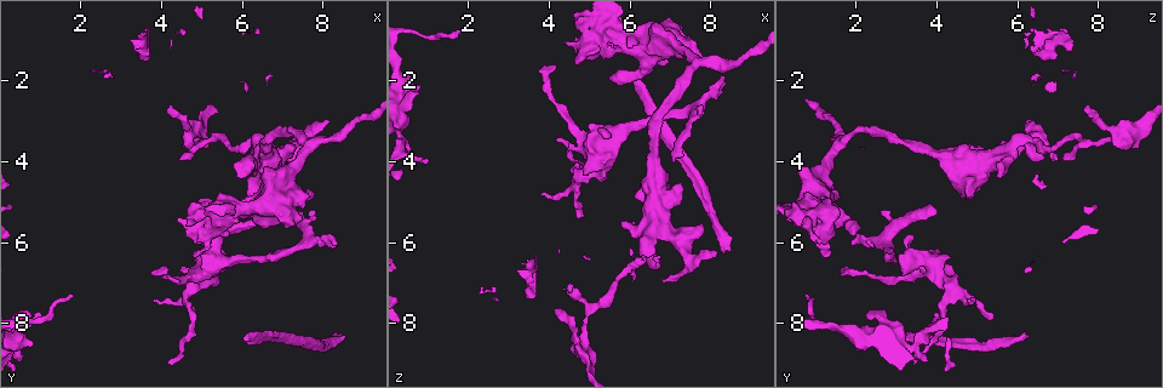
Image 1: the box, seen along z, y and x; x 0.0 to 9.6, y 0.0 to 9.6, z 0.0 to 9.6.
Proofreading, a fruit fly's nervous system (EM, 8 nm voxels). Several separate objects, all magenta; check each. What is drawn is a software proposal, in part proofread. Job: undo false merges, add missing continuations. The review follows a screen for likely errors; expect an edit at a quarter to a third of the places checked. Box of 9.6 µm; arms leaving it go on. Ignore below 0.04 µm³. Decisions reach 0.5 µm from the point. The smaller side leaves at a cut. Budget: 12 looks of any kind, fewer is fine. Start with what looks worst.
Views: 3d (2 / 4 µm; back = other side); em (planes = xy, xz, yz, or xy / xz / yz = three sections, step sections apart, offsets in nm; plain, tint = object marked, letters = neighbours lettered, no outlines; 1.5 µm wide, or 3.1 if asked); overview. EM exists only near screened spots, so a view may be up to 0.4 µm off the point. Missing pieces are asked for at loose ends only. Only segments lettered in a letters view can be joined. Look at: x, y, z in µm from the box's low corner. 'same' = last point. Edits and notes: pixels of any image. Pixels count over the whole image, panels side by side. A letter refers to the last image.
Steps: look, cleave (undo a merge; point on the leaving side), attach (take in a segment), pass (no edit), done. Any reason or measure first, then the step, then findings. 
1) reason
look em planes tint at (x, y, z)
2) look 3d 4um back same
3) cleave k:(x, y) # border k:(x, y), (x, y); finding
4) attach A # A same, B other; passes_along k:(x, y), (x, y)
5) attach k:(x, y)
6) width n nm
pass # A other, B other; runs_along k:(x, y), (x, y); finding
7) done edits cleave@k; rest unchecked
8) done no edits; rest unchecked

branch stops here
look 3d 4um back at (8.35, 8.35, 6.25)

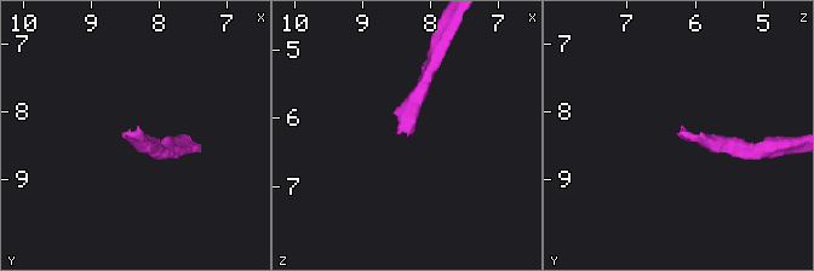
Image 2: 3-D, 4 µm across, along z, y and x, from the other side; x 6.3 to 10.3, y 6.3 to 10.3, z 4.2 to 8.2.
shape alone is not enough
look em xz step 8 letters at (8.35, 8.30, 6.25)

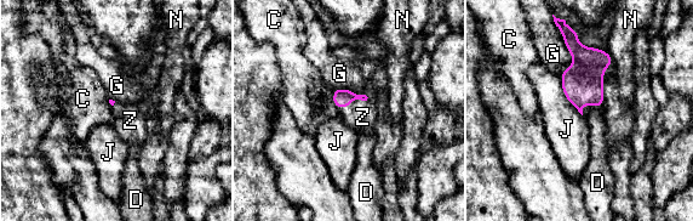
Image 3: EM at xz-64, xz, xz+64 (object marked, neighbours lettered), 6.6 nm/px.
longest_contact G 320 nm
attach Z # C other, D other, G other, J other, N other, Z same; the neuron continues

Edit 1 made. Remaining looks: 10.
free end
look 3d 2um at (0.75, 7.85, 2.25)

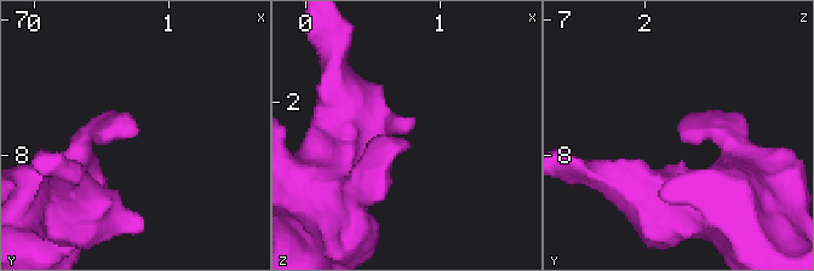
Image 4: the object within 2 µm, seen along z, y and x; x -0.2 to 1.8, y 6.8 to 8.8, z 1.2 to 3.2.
shape alone is not enough
look em planes letters at (0.74, 7.86, 2.26)

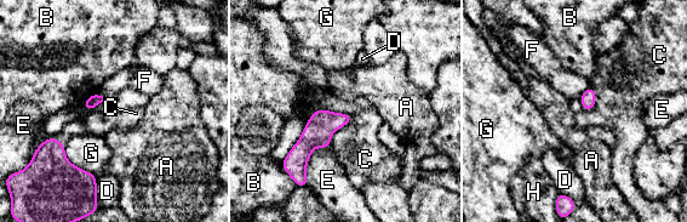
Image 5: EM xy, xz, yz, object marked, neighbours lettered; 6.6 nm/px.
pass # A other, B other, C other, D other, E other, F other, G other, H other; border 5:(353, 120), (333, 132), (330, 147); none of them fits

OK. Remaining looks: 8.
branch stops here
look em planes tint at (7.50, 5.35, 1.00)

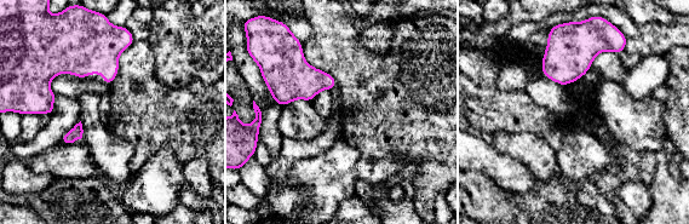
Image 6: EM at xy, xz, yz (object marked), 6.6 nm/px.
look em planes letters same

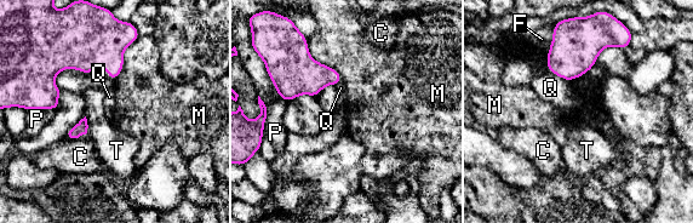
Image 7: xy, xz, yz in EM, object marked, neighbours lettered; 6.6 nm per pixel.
pass # C other, F other, M other, P other, Q other, T other; runs_along 7:(130, 39), (64, 62), (44, 106); none of them fits

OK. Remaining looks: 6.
see it whole again
look overview

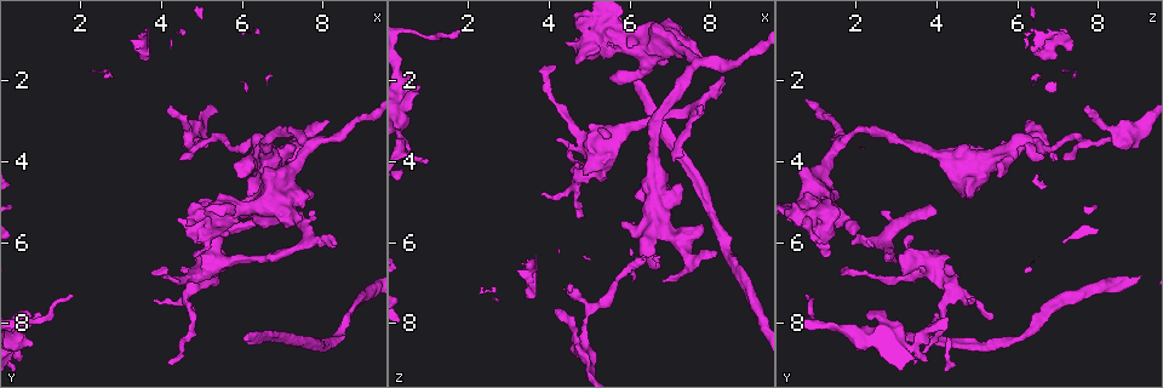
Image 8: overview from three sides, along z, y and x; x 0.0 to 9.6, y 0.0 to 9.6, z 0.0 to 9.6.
an open end
look 3d 4um at (4.15, 2.70, 7.65)

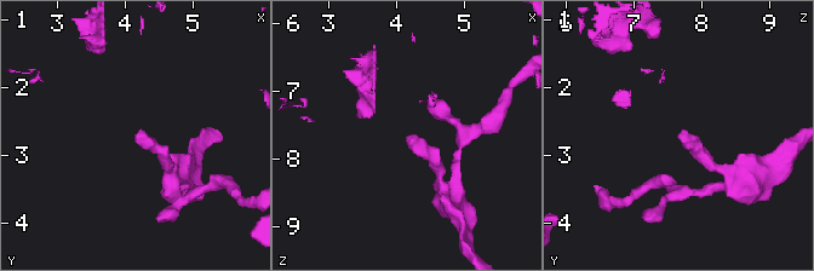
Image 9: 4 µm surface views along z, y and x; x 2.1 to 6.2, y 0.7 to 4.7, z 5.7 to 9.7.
look em planes letters at (4.20, 2.70, 7.65)

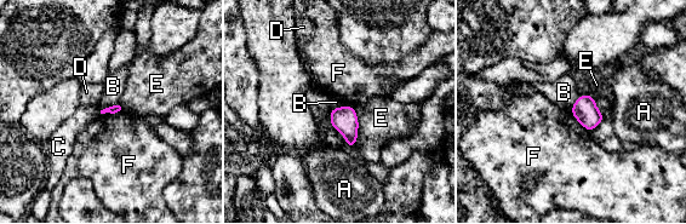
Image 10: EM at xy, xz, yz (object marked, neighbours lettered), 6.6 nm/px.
pass # A other, B other, C other, D other, E other, F other; no lettered segment goes on from it

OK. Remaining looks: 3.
an open end
look 3d 2um at (0.95, 7.80, 4.00)

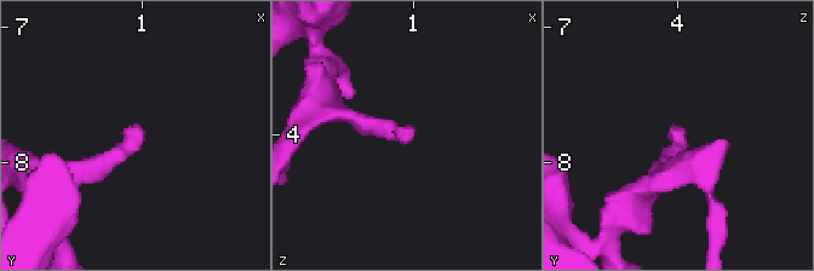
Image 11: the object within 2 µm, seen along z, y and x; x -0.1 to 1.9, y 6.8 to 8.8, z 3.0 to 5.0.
look em xz step 4 letters at (0.98, 7.76, 3.96)

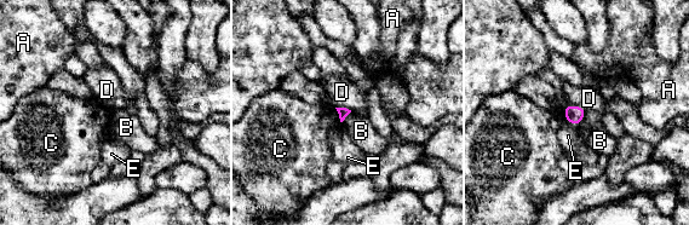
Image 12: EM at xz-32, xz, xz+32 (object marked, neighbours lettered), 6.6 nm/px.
look em planes letters same

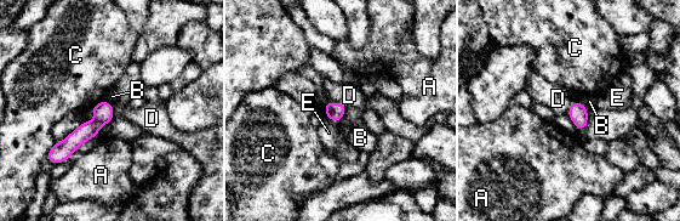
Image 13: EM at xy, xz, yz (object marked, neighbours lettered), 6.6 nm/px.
longest_contact C 140 nm
pass # A other, B other, C other, D other, E other; runs_along 13:(110, 108), (60, 153), (52, 153); none of them fits

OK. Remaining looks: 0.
done edits attach@3; rest unchecked

